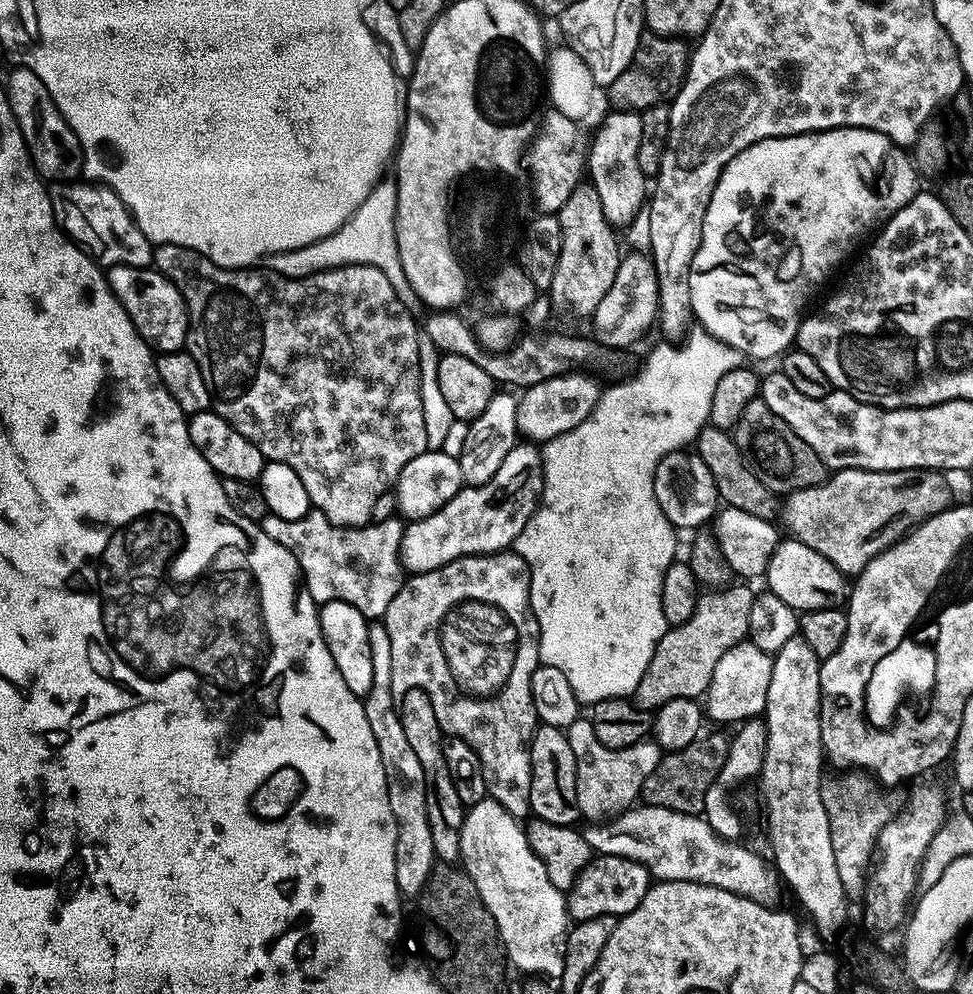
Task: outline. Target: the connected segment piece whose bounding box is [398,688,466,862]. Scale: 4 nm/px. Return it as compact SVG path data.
M420 688L406 690L406 694L399 697L398 711L400 721L402 722L402 730L406 730L406 738L410 742L410 747L413 748L414 755L418 758L418 762L422 762L422 770L426 774L426 818L430 822L430 838L434 838L434 850L436 851L436 855L444 862L459 861L460 831L462 830L466 806L462 802L462 798L458 798L458 790L454 790L450 760L449 757L444 757L444 748L440 745L442 733L438 726L438 717L434 714L434 702L430 702L430 698Z

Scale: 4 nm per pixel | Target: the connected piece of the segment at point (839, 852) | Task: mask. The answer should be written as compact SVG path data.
M848 770L845 776L836 776L833 780L825 779L820 790L830 820L830 842L834 846L834 860L837 862L839 877L842 878L842 886L848 894L859 893L863 889L866 881L864 867L872 854L874 856L877 836L890 819L888 804L880 797L881 789L871 779L868 781L856 772L859 771Z

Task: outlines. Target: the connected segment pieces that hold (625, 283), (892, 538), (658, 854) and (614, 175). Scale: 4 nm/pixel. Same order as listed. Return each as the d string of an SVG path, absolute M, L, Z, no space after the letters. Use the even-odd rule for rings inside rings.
M640 252L630 254L621 259L615 282L598 302L595 315L600 316L600 320L591 321L593 330L600 332L596 333L600 343L608 348L622 350L630 347L628 345L634 343L651 324L653 327L659 313L656 268L647 255Z
M842 468L833 471L824 483L813 488L803 488L787 497L788 505L783 505L782 520L788 523L788 528L795 539L800 540L810 550L818 550L845 576L855 577L879 552L885 552L898 540L903 540L918 524L924 523L939 512L944 512L953 503L952 488L948 485L947 475L936 470L928 470L917 480L909 484L896 484L895 472L871 472L861 468Z
M652 805L633 806L609 819L607 822L593 823L583 829L586 842L593 853L630 858L638 861L649 875L657 881L692 881L695 884L710 885L716 889L729 890L740 897L750 898L764 907L775 907L780 898L782 880L778 872L748 848L734 840L721 838L707 823L705 817L686 815L666 807Z
M612 110L609 113L609 116L601 122L596 137L590 140L590 147L586 152L586 172L594 190L598 190L598 198L602 201L604 219L612 225L613 229L624 230L636 221L636 217L641 215L646 204L646 188L644 192L646 178L638 166L638 146L642 142L642 118L638 112Z

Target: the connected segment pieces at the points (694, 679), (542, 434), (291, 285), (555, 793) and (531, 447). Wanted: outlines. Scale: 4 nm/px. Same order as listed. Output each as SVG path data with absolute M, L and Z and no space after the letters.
M729 583L719 590L705 591L708 593L696 601L694 614L686 622L671 625L662 642L658 642L654 658L650 658L650 666L646 666L646 674L642 674L642 682L638 682L634 693L634 702L643 712L655 713L671 699L696 700L707 693L718 658L748 634L754 592L744 585L747 583L736 583L740 584Z
M584 374L555 376L546 382L538 382L538 386L523 389L516 405L516 431L532 442L552 440L558 434L566 434L566 430L574 430L578 422L592 413L601 391L601 385Z
M158 244L154 248L154 267L157 272L161 272L167 280L174 282L174 286L182 294L184 304L188 308L188 339L186 341L186 351L194 358L194 362L198 362L198 370L202 370L202 378L206 378L206 386L210 390L210 398L212 399L211 411L217 412L226 422L230 422L230 426L234 426L234 430L238 430L238 434L242 434L242 438L250 438L250 442L254 442L258 446L258 450L268 462L282 462L286 466L290 466L290 470L294 470L294 474L298 474L298 478L302 478L302 486L306 486L306 494L308 495L309 505L315 511L326 514L326 518L334 526L339 528L363 528L366 524L373 523L374 517L377 515L376 503L384 496L384 491L391 489L395 485L396 480L402 474L402 470L406 466L406 462L410 462L410 458L418 458L418 454L429 451L426 438L425 419L422 410L422 394L420 393L420 362L419 362L419 336L422 333L418 327L418 322L410 316L409 311L399 302L396 293L390 282L386 280L386 275L382 270L376 269L372 265L350 264L342 265L339 268L327 268L323 272L312 273L306 277L286 277L282 273L265 271L262 268L223 268L214 262L210 262L210 258L206 258L202 254L198 254L194 250L190 250L186 246L174 246L173 244Z
M540 724L530 745L530 806L537 820L575 825L581 819L576 801L576 763L565 729Z
M517 443L510 454L506 454L506 462L498 466L498 474L494 474L490 482L465 486L434 514L411 521L400 543L400 562L405 573L429 572L454 562L459 556L511 549L522 526L526 526L540 503L540 492L544 488L544 464L540 461L540 453L535 443Z

